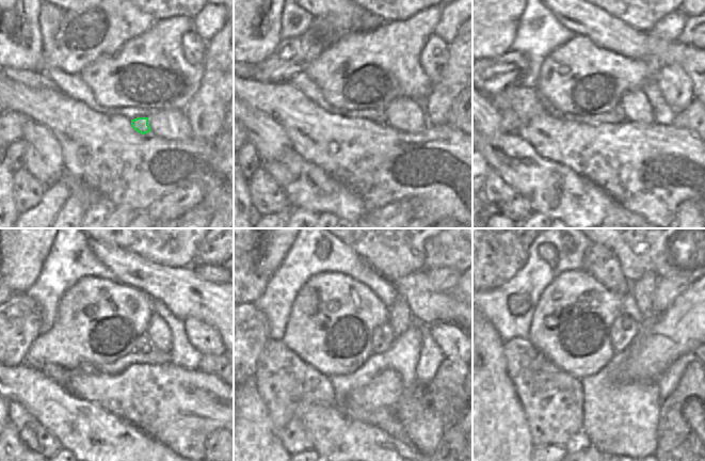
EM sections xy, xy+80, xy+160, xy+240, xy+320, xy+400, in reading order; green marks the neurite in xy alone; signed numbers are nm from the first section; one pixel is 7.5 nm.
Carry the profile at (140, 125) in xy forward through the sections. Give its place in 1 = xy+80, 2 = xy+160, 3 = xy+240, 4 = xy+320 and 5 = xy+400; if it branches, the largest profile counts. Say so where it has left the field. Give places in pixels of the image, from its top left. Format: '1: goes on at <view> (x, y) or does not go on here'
1: goes on at xy+80 (381, 120)
2: goes on at xy+160 (618, 116)
3: goes on at xy+240 (143, 352)
4: goes on at xy+320 (400, 353)
5: goes on at xy+400 (620, 418)

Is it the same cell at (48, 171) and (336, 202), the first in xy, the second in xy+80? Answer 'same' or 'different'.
different

